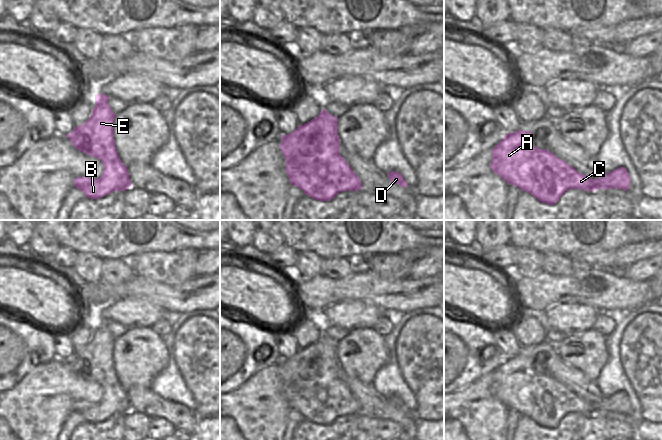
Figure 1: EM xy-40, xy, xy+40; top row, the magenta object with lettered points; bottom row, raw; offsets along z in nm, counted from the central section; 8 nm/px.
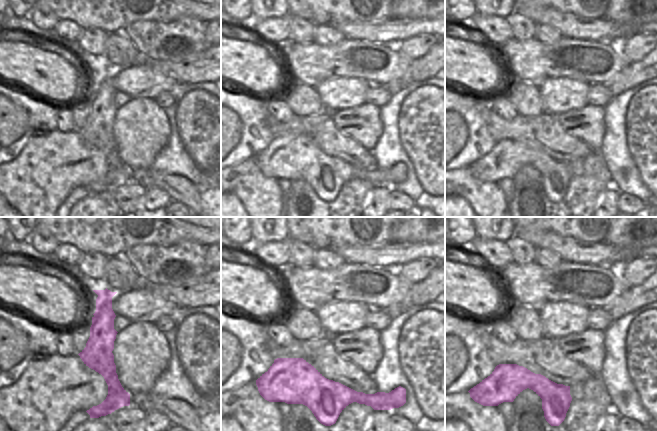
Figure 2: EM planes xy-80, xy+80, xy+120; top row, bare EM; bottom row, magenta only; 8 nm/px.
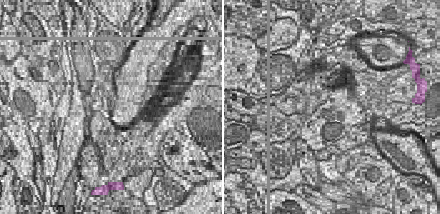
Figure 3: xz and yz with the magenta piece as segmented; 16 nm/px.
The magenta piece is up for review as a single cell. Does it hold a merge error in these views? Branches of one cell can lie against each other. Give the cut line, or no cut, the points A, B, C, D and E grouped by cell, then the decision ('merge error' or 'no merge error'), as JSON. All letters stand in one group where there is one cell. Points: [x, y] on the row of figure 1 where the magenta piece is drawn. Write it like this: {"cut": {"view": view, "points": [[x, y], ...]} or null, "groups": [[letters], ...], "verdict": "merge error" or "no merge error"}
{"cut": null, "groups": [["A", "B", "C", "D", "E"]], "verdict": "no merge error"}

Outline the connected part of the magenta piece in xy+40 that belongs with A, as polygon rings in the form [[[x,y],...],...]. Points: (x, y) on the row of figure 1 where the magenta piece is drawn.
[[[520,129],[514,133],[507,133],[491,149],[489,166],[494,173],[509,185],[514,185],[521,191],[530,193],[535,199],[548,205],[554,205],[568,189],[595,191],[597,189],[616,188],[627,191],[631,182],[624,167],[610,173],[604,173],[598,179],[586,177],[550,151],[538,149],[533,144],[533,134],[530,131]]]

